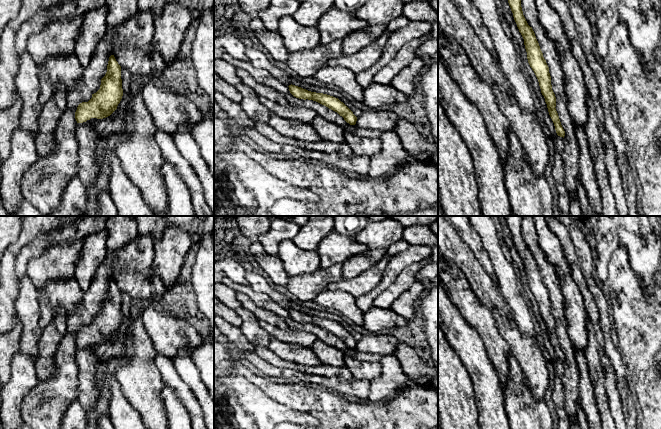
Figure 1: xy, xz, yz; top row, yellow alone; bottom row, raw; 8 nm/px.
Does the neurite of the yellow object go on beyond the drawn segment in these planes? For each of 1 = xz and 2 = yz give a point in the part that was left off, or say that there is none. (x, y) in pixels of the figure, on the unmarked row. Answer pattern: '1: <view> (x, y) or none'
1: none
2: none

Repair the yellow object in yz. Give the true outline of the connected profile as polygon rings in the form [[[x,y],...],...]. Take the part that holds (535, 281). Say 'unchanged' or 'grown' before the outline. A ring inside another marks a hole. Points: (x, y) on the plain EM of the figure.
unchanged; [[[505,216],[506,221],[513,237],[514,244],[517,248],[519,256],[524,263],[524,269],[527,276],[527,283],[530,291],[534,295],[541,317],[545,322],[549,339],[554,347],[555,354],[558,360],[565,360],[565,355],[561,349],[558,337],[556,335],[556,321],[552,314],[551,300],[549,291],[543,281],[539,267],[536,263],[535,257],[530,251],[523,239],[521,231],[521,216]]]

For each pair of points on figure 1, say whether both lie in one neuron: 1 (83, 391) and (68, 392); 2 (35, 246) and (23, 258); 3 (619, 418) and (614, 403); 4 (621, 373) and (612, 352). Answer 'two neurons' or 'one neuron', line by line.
1: two neurons
2: one neuron
3: one neuron
4: one neuron

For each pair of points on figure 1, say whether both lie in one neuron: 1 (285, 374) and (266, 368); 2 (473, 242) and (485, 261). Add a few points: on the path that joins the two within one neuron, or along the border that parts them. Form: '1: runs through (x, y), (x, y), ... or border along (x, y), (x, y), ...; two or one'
1: runs through (280, 372), (271, 371); one
2: runs through (476, 247), (482, 256); one

